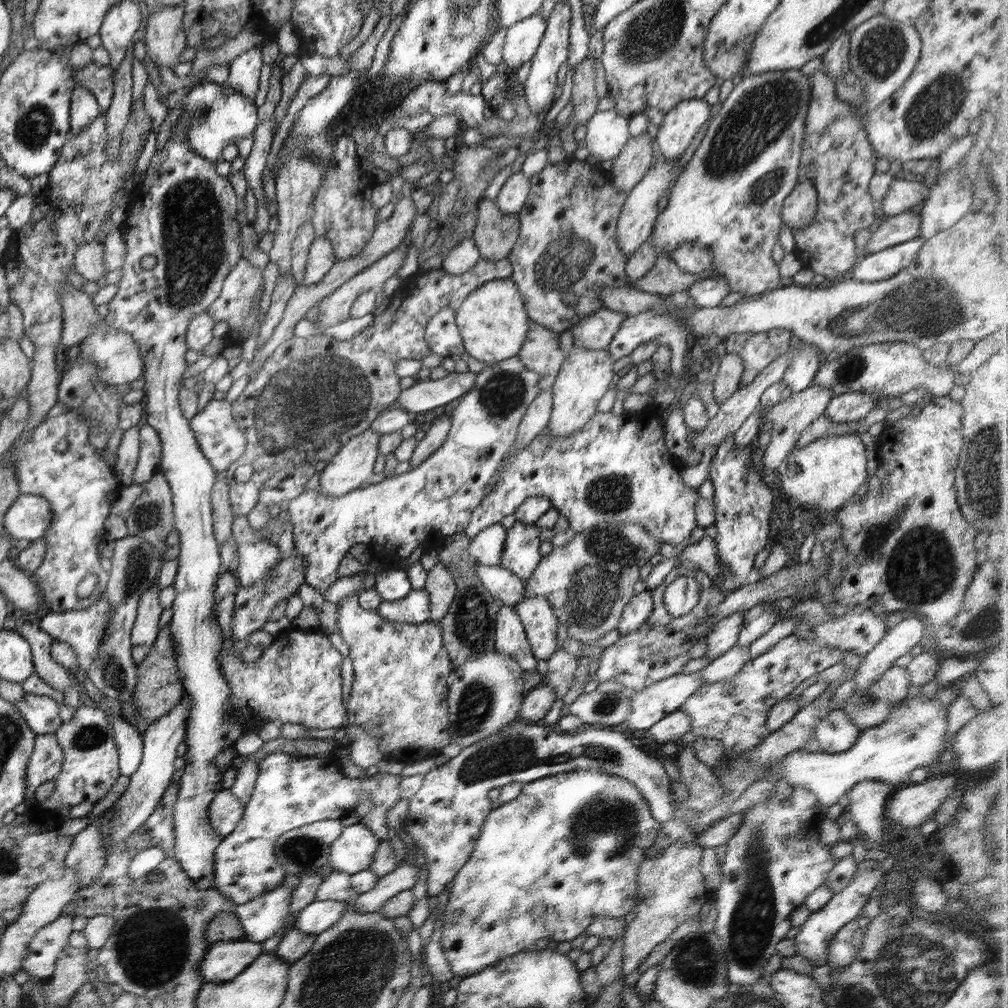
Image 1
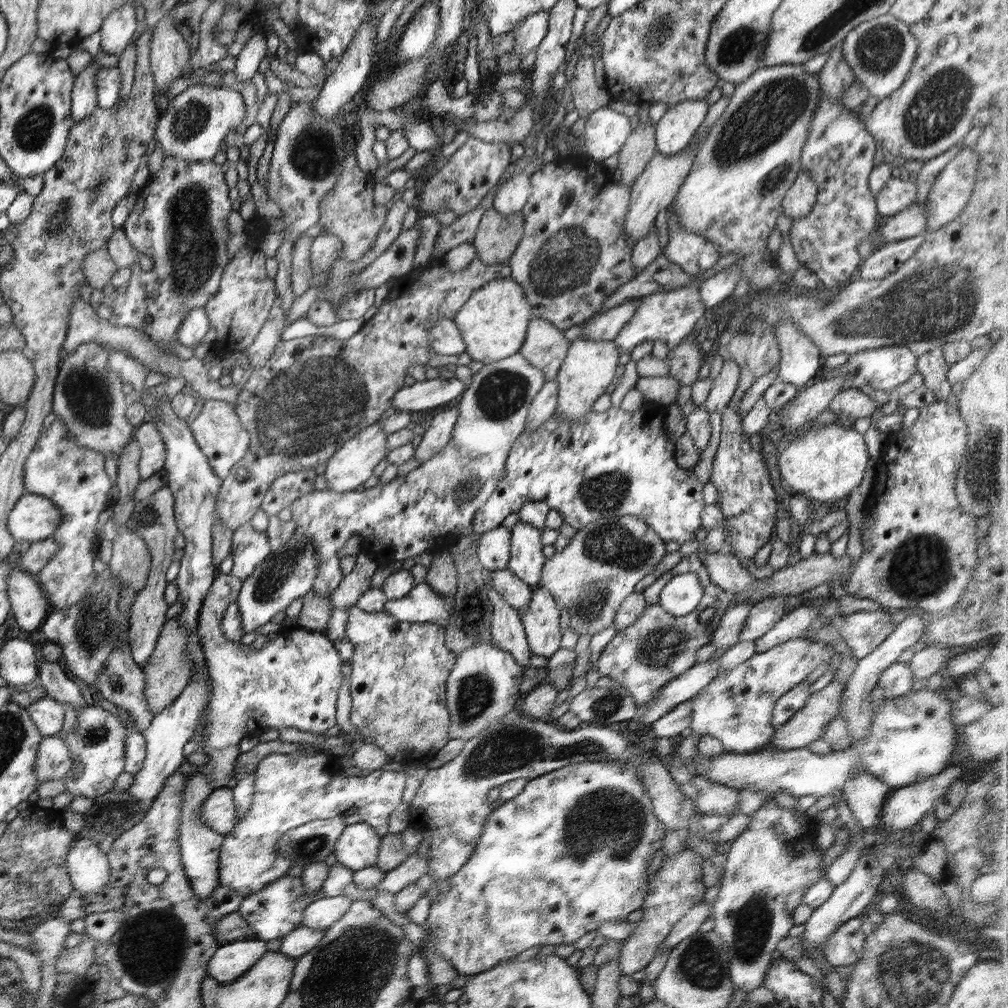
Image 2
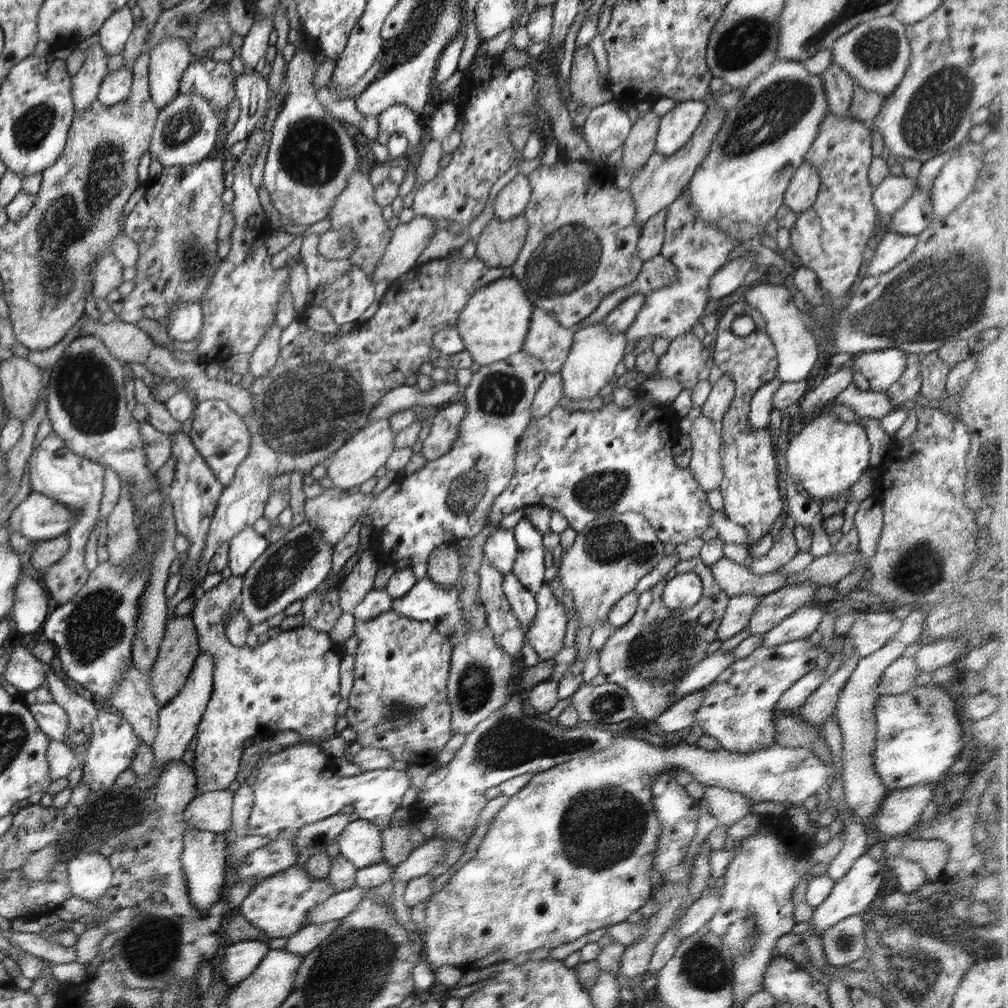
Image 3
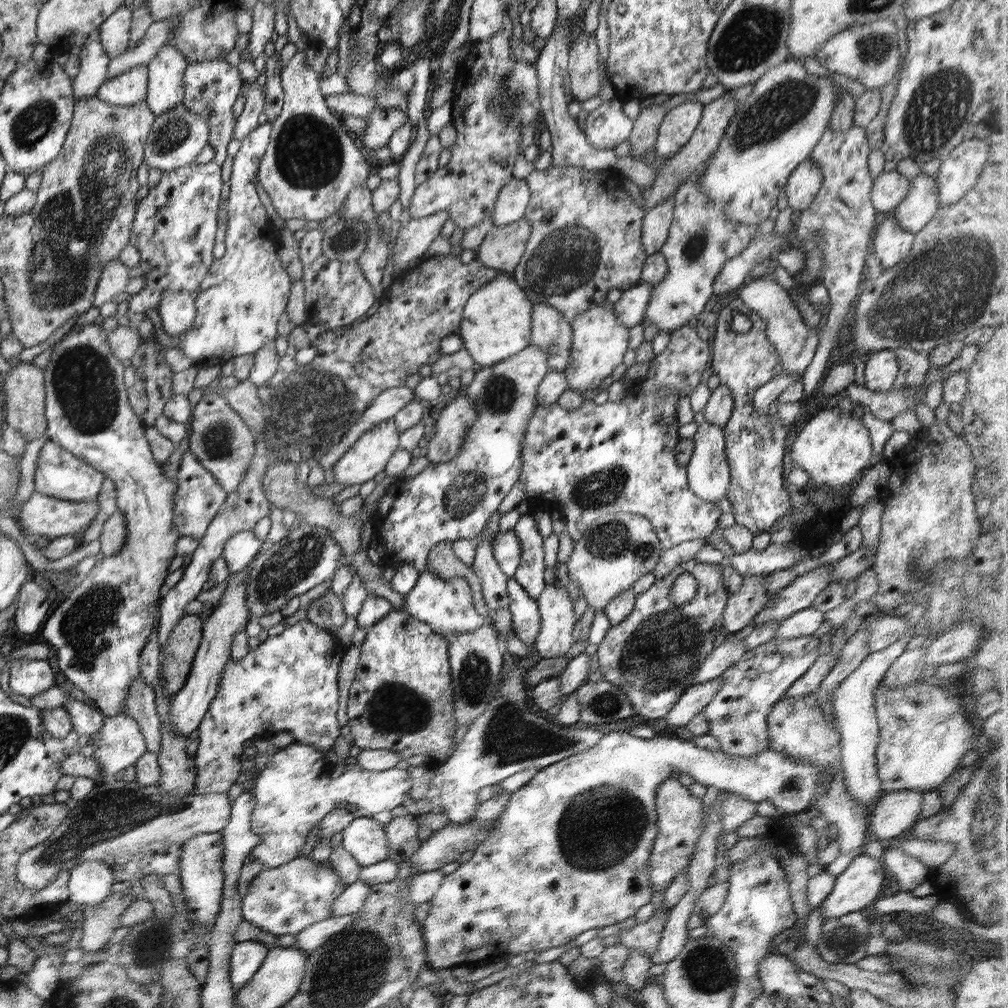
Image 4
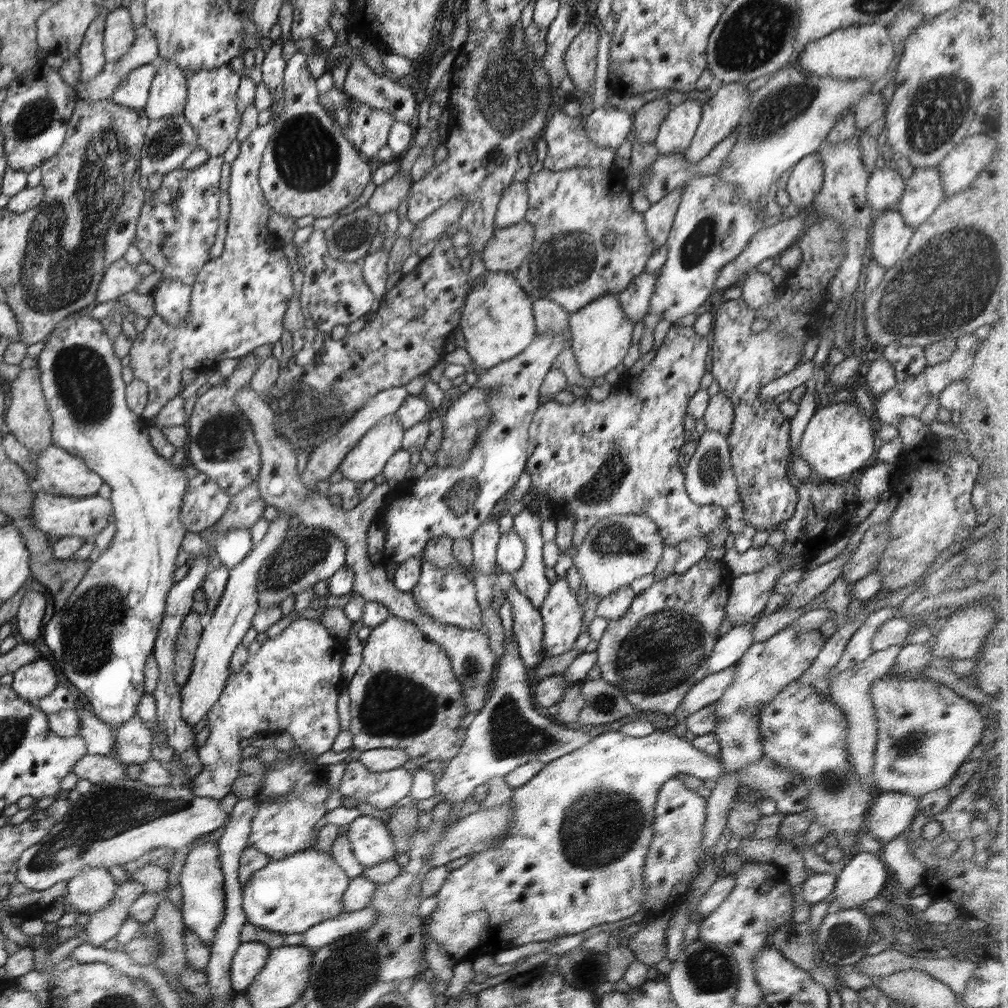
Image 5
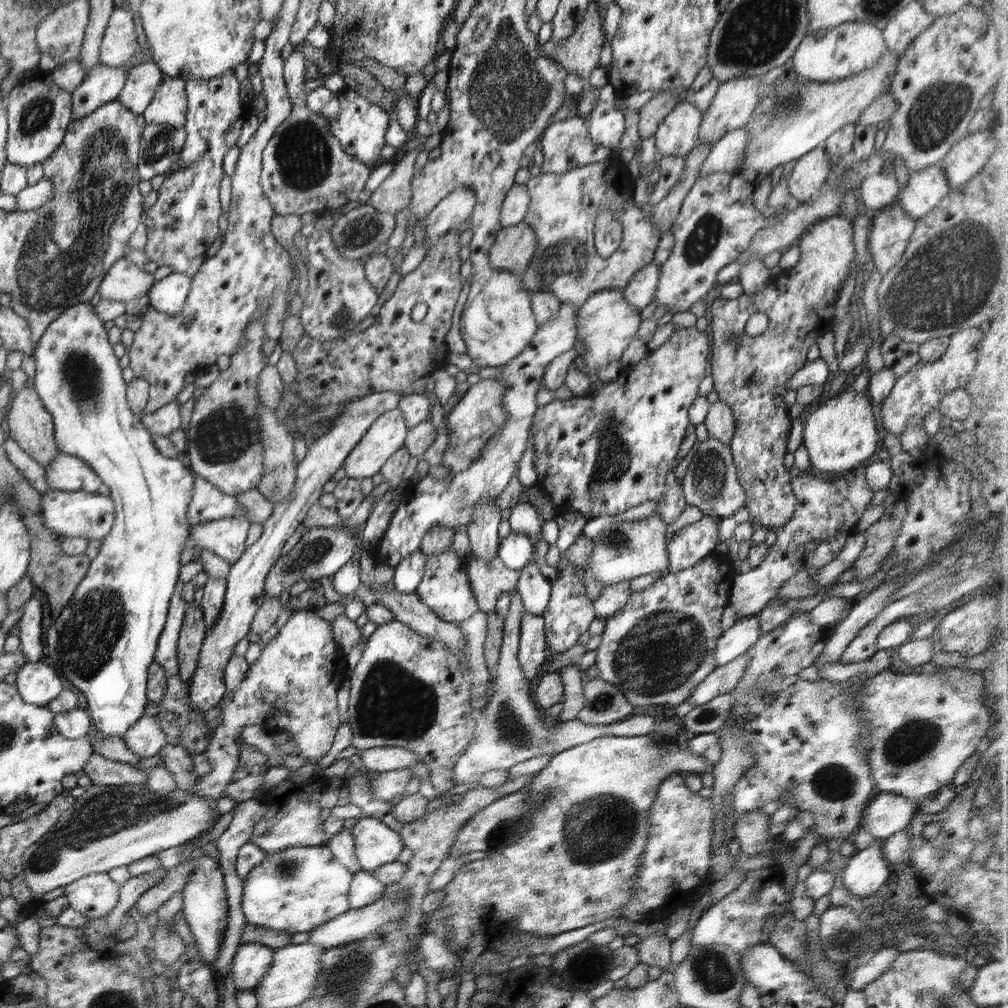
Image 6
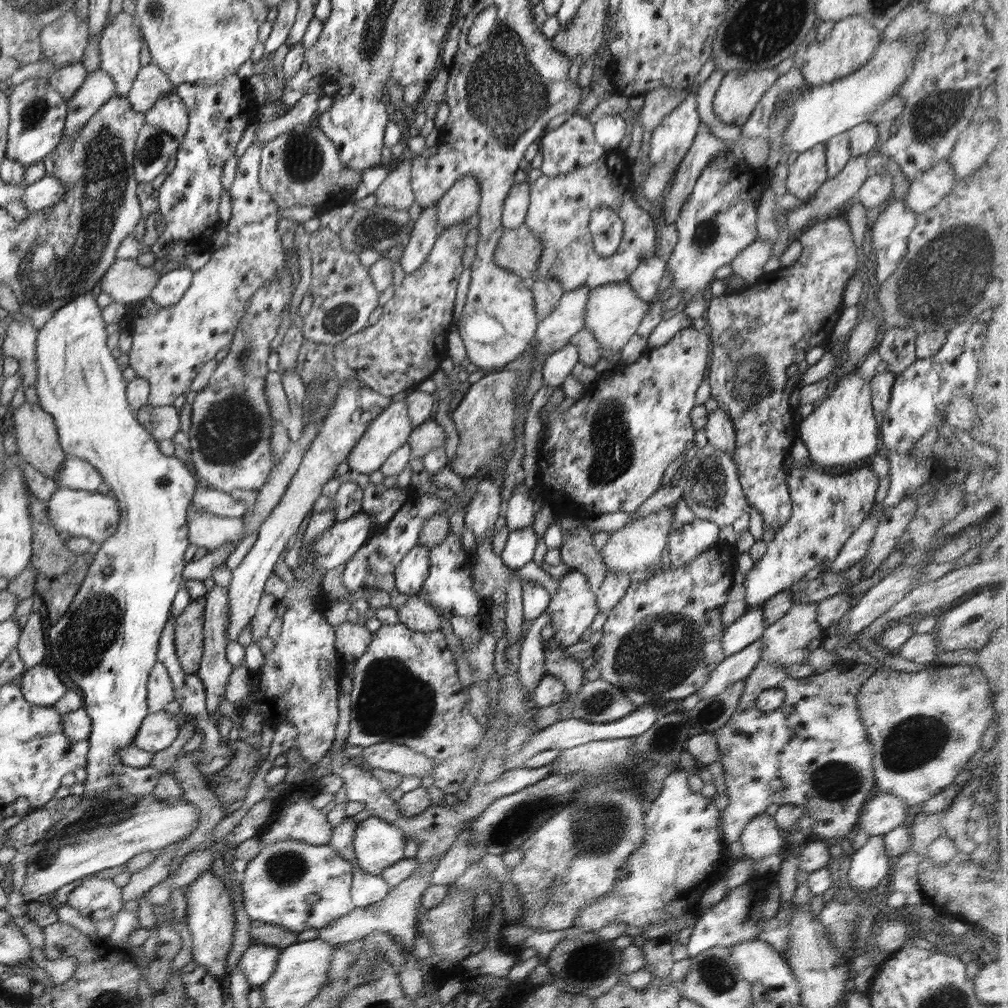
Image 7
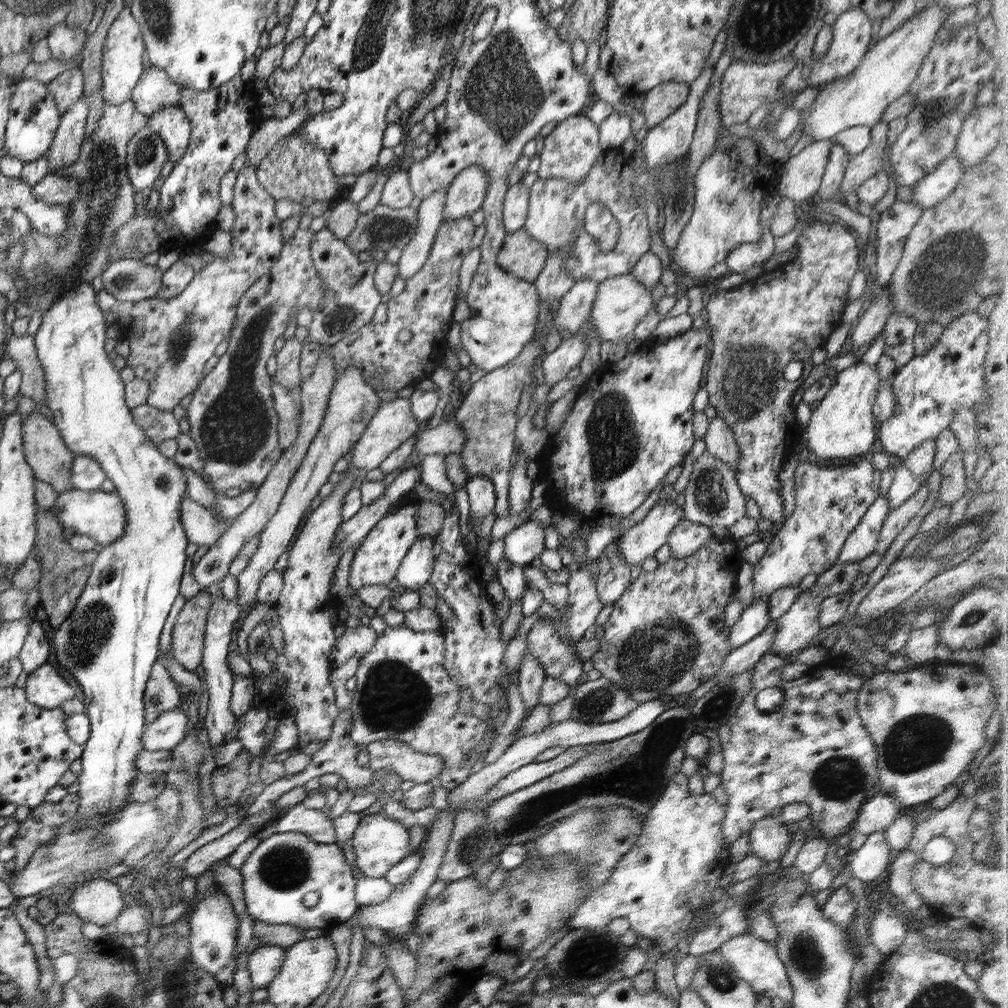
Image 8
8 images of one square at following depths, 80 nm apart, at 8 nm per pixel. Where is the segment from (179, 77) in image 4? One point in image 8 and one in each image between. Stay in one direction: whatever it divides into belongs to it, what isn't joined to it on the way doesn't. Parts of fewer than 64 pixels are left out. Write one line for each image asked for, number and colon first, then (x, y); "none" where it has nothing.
5: (167, 98)
6: (169, 106)
7: (170, 114)
8: (172, 125)

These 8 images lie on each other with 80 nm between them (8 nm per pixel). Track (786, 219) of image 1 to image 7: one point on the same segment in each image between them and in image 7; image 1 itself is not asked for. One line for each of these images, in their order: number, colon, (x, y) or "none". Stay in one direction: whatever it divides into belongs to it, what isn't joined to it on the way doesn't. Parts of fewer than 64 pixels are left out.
2: (799, 199)
3: (803, 188)
4: (805, 180)
5: (806, 179)
6: (811, 171)
7: (809, 171)

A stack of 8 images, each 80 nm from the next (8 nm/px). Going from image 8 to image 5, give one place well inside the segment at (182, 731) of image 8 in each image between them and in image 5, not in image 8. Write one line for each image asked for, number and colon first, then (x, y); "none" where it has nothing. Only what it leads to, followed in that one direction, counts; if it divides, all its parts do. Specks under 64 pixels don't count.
5: (133, 740)
6: (146, 738)
7: (159, 729)

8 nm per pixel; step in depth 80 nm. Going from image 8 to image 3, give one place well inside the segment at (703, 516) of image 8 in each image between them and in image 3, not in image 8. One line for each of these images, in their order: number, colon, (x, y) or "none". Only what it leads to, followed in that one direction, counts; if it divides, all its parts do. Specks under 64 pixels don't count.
3: (706, 463)
4: (708, 473)
5: (709, 477)
6: (711, 483)
7: (713, 492)

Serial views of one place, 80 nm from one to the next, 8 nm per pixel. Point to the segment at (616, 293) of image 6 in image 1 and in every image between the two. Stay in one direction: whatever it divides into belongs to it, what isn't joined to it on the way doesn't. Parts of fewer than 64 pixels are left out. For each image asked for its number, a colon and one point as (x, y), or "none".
1: (586, 376)
2: (589, 368)
3: (595, 352)
4: (600, 342)
5: (601, 335)

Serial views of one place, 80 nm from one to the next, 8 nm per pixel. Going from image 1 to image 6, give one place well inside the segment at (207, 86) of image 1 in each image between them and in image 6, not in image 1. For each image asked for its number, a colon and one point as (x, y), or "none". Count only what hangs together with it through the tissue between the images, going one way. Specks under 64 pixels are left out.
2: (196, 121)
3: (186, 130)
4: (177, 137)
5: (168, 141)
6: (161, 145)

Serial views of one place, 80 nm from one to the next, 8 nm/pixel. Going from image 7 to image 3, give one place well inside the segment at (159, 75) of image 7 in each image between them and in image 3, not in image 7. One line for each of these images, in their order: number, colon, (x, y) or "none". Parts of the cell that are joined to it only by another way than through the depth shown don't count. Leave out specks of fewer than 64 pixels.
3: (116, 86)
4: (130, 88)
5: (133, 92)
6: (143, 81)

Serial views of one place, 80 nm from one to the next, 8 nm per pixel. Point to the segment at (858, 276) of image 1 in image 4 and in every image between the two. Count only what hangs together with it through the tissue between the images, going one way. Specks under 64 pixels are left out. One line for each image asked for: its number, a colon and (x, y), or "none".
2: (885, 260)
3: (894, 248)
4: (892, 243)

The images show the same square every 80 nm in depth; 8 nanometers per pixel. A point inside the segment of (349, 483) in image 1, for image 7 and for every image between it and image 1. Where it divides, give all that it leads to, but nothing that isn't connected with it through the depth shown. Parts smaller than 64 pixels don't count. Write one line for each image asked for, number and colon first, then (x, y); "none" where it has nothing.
2: (352, 464)
3: (360, 458)
4: (370, 454)
5: (368, 458)
6: (386, 435)
7: (390, 430)

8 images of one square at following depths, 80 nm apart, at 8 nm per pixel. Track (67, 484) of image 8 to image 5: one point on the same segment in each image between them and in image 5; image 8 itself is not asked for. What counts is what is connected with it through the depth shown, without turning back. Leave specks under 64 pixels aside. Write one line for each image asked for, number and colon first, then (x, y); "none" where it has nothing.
5: (27, 416)
6: (30, 423)
7: (38, 443)

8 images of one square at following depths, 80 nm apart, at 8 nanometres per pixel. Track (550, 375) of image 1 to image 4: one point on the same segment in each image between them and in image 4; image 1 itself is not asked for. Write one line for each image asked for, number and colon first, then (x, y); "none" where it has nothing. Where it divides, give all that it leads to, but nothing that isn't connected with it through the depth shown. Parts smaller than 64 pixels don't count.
2: (545, 346)
3: (549, 341)
4: (550, 332)

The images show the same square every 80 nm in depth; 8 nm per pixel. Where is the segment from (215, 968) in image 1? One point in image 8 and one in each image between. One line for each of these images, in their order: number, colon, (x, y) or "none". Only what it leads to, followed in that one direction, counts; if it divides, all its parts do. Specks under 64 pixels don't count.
2: (232, 960)
3: (240, 960)
4: (246, 958)
5: (249, 959)
6: (251, 963)
7: (258, 963)
8: (264, 964)

